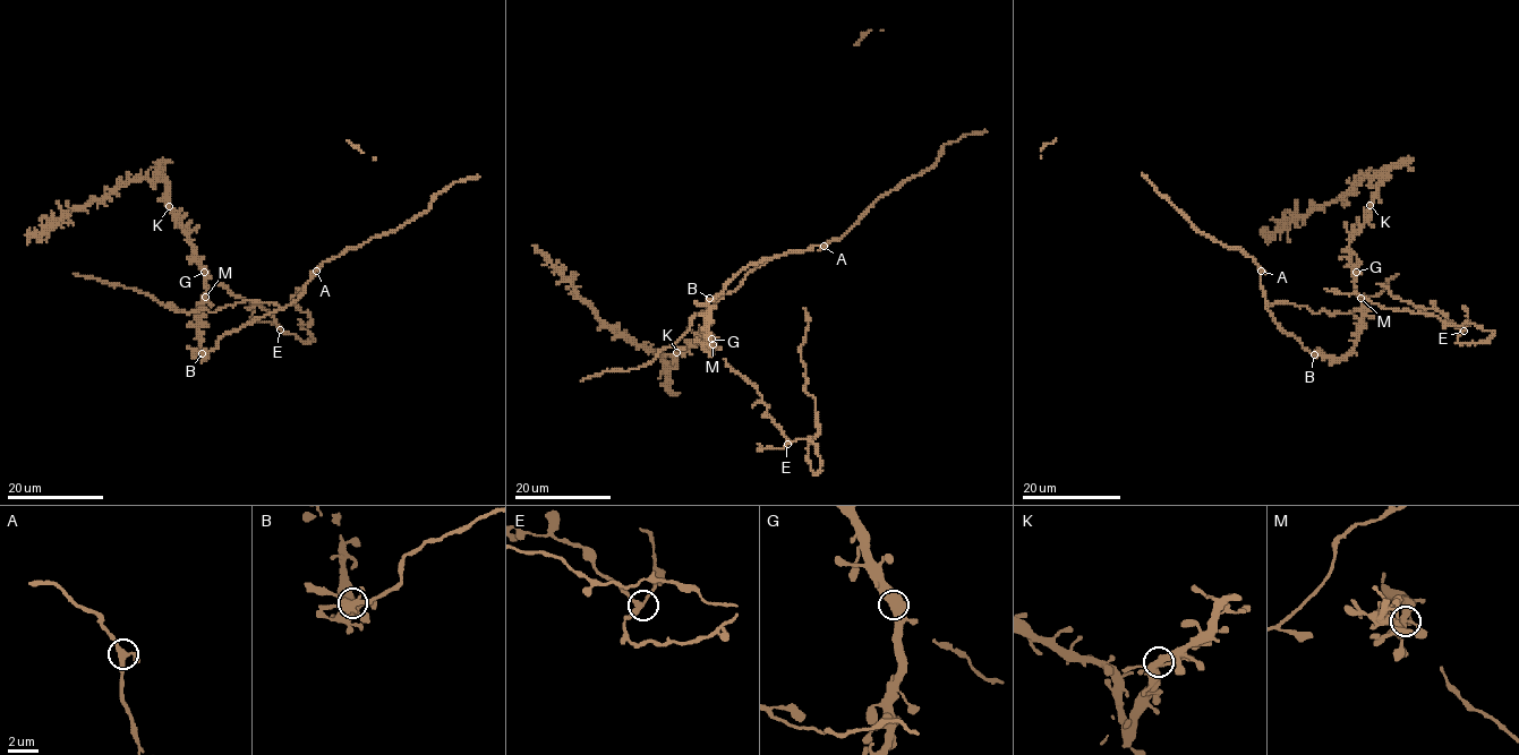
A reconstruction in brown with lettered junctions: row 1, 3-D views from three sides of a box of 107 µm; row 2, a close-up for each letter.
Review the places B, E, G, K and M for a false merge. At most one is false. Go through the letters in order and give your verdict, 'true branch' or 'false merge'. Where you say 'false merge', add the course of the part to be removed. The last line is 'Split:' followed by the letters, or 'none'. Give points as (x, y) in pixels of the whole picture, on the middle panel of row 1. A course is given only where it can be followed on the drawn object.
B: false merge
E: true branch
G: true branch
K: true branch
M: true branch
Split: B

